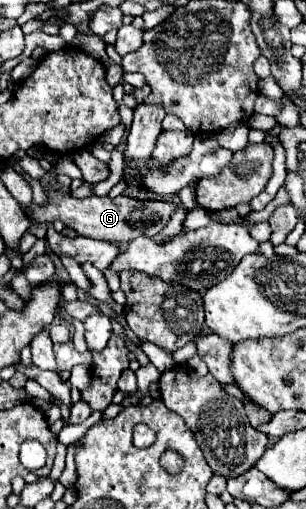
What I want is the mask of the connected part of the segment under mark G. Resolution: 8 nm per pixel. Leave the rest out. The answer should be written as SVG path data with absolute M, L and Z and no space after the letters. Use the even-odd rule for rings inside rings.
M47 190L47 196L49 200L45 206L33 204L31 212L27 214L39 222L55 222L61 218L65 226L73 228L81 236L119 242L119 244L127 244L133 238L143 236L143 234L153 238L155 234L159 234L165 228L165 224L171 220L171 214L175 212L175 204L159 202L159 200L133 200L125 196L117 196L117 198L89 196L83 200L77 200L77 198L71 198L69 194L61 194L55 190Z

